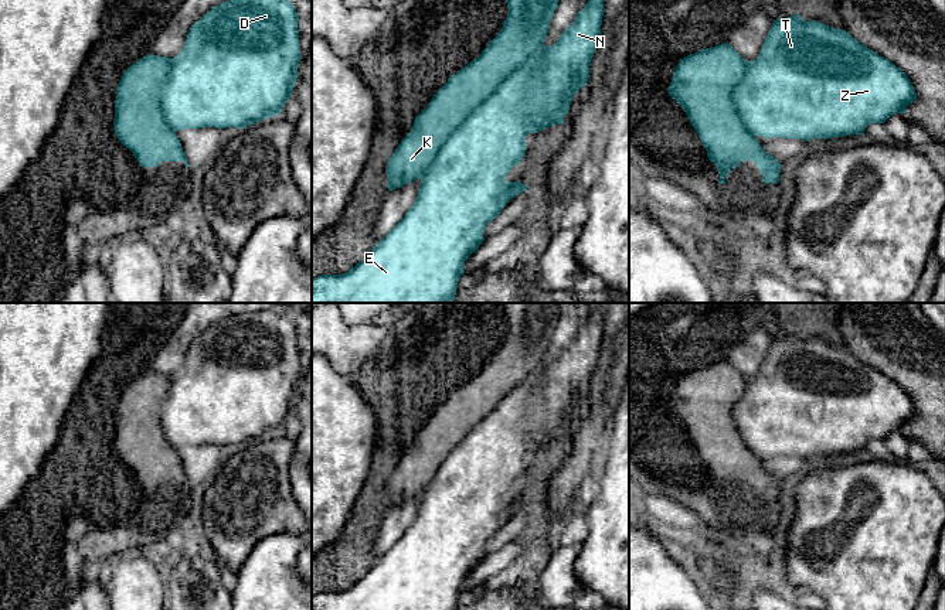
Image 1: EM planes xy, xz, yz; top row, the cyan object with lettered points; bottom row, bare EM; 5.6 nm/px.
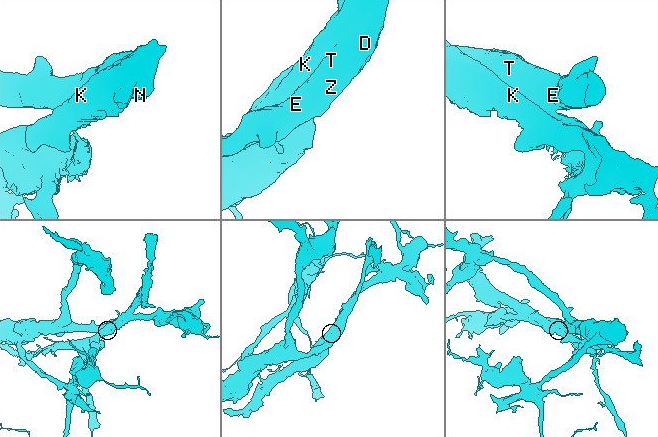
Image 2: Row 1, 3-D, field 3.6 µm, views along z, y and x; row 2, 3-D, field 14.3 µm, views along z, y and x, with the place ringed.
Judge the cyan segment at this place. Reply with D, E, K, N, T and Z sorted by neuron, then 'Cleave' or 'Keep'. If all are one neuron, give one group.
Groups: D E N T Z / K. Cleave

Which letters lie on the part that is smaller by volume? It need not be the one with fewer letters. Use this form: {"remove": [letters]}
{"remove": ["K"]}

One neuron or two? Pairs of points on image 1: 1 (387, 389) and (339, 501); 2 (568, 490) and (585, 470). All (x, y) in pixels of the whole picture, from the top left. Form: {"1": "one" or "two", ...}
{"1": "two", "2": "one"}

